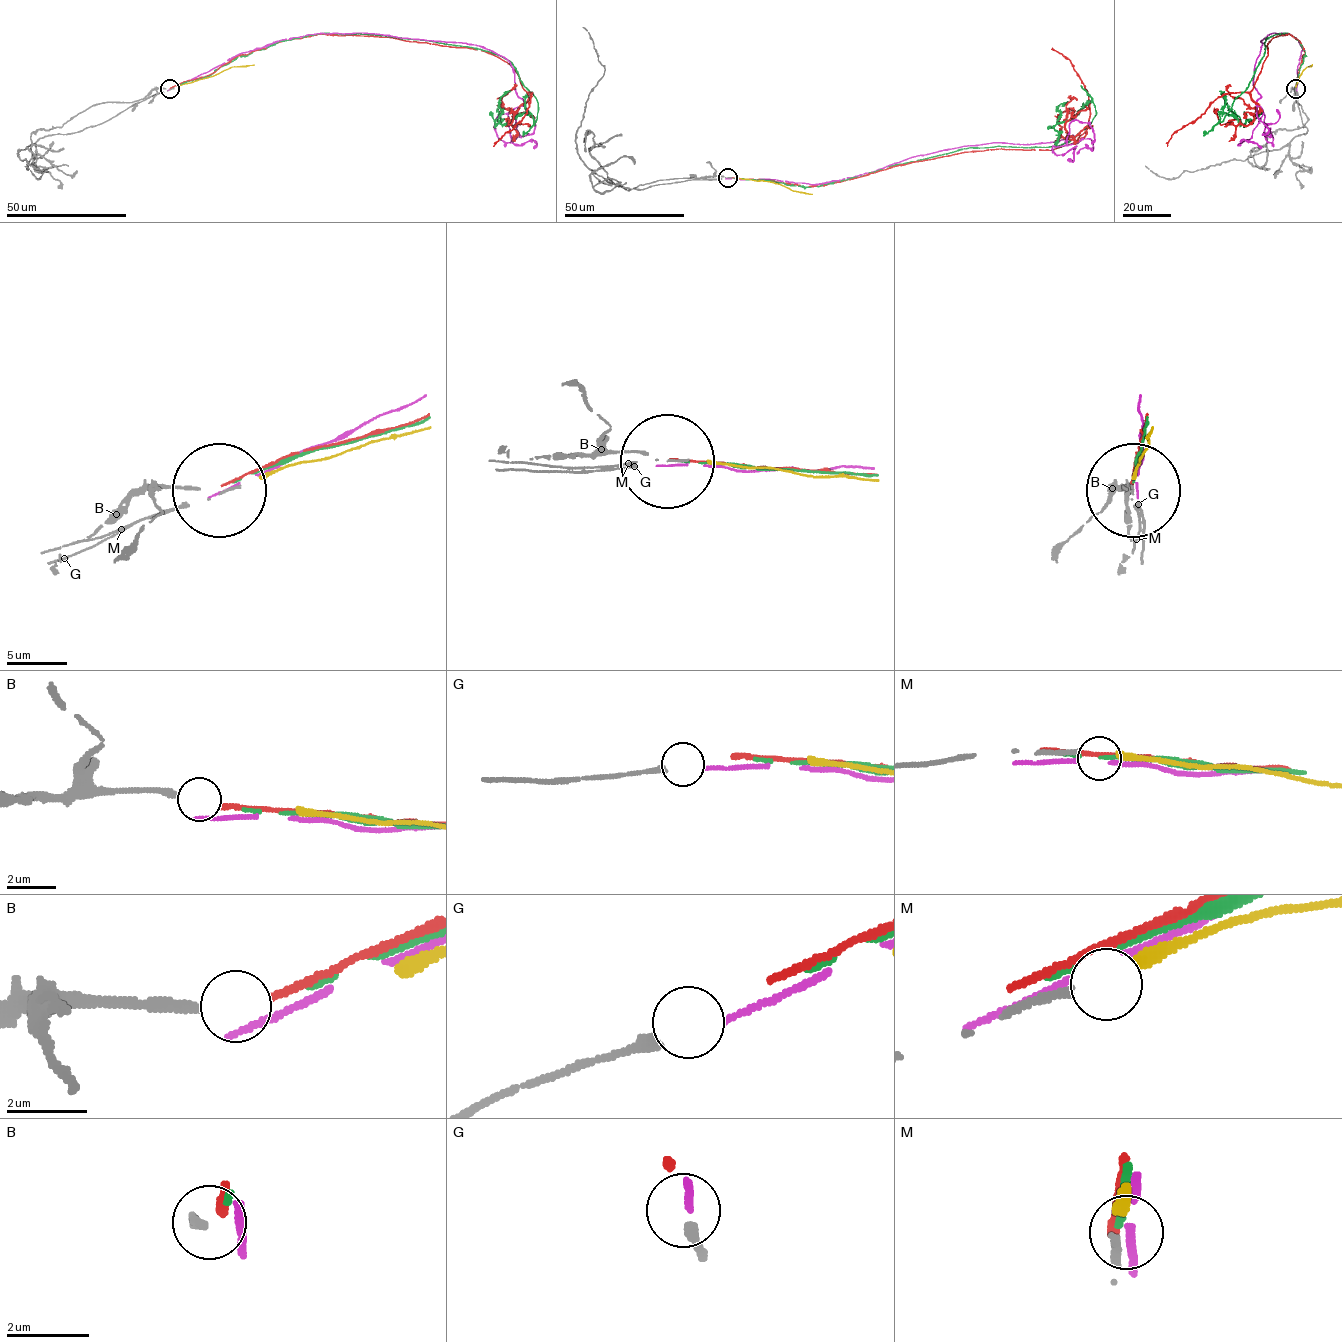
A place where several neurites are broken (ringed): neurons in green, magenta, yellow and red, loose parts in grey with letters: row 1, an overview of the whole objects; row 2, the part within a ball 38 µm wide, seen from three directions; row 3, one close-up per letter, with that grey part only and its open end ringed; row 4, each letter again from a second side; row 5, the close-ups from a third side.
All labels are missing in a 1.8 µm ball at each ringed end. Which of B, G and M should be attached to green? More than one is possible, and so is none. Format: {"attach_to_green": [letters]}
{"attach_to_green": []}

